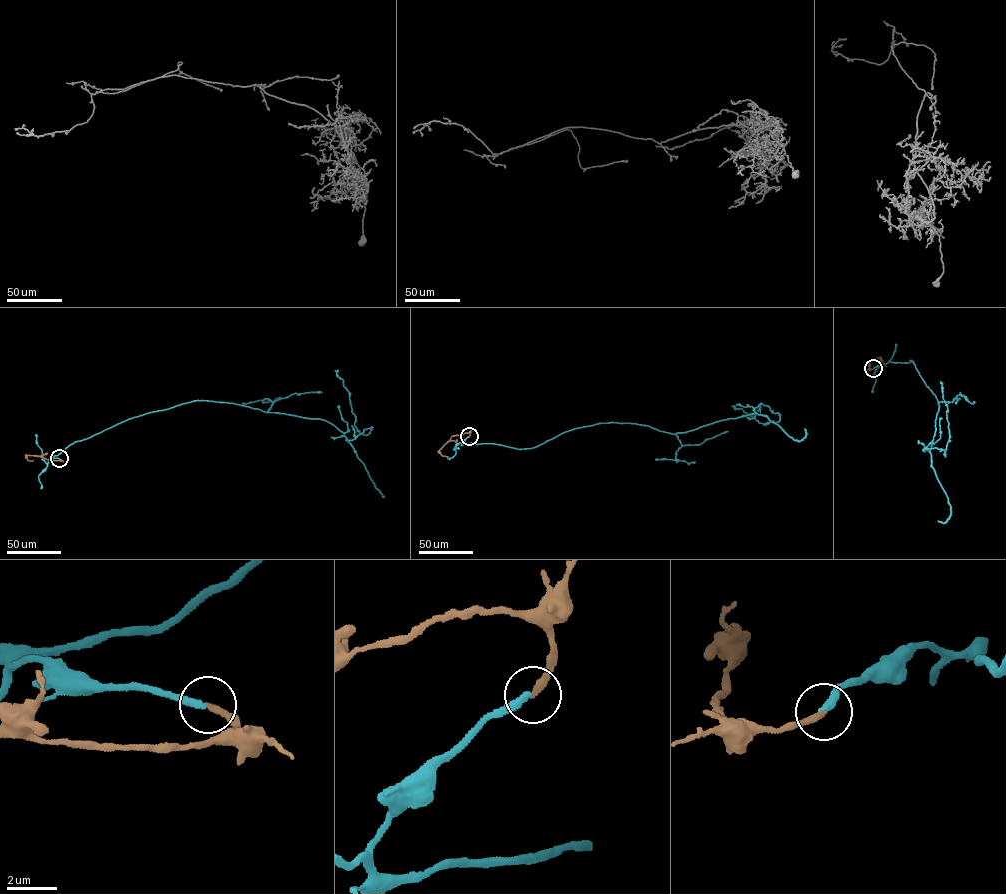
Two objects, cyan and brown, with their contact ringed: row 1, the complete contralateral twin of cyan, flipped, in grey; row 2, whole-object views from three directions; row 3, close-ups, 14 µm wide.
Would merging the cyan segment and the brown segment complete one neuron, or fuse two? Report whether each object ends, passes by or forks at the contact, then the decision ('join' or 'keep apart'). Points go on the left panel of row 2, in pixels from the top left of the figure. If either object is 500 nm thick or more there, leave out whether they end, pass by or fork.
cyan ends | brown ends | join

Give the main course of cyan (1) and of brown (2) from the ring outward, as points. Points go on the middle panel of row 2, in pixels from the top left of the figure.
1: (469, 436), (462, 444), (521, 449), (606, 423), (674, 434), (762, 403), (780, 420), (764, 424), (731, 406)
2: (469, 436), (468, 433), (452, 436), (439, 451), (448, 456)

